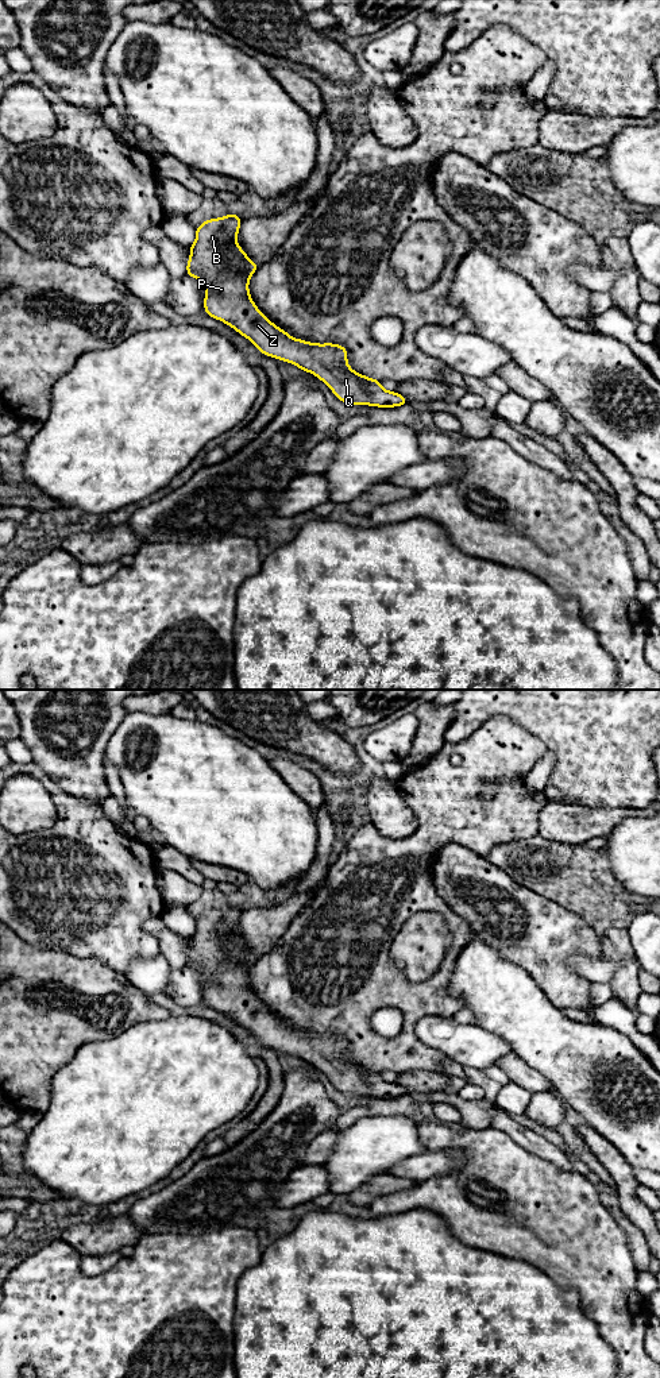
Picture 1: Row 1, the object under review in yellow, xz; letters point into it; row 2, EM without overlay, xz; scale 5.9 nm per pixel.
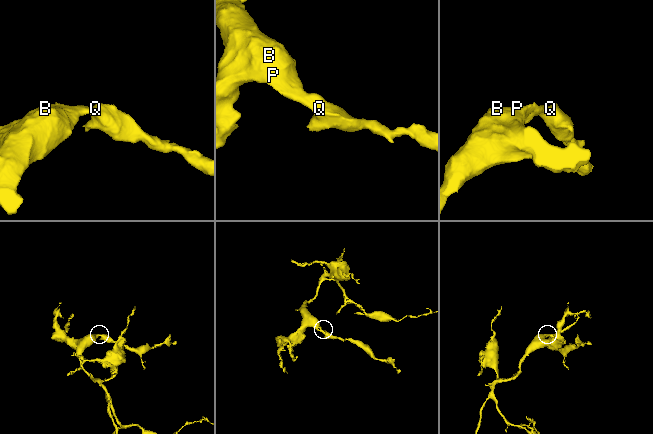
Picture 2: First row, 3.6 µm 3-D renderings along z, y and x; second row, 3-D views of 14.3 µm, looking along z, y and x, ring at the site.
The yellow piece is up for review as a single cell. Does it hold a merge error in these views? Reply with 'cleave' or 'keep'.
keep

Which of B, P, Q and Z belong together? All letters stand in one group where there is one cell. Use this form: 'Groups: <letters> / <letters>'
Groups: B P Q Z

